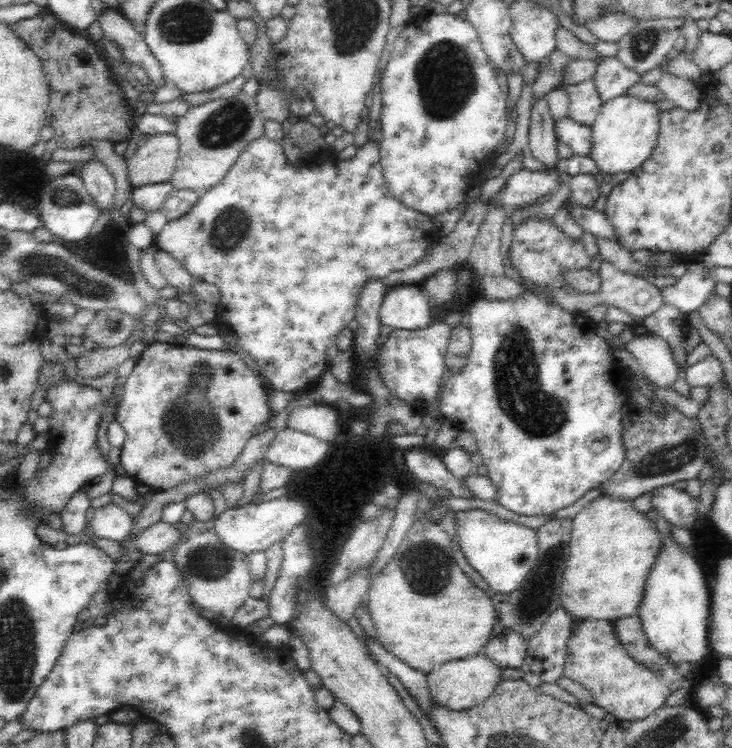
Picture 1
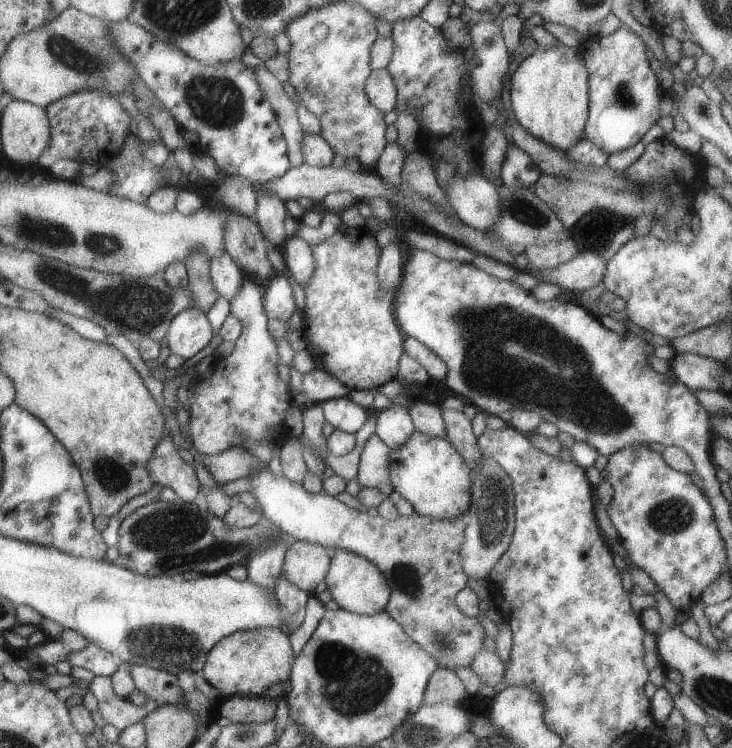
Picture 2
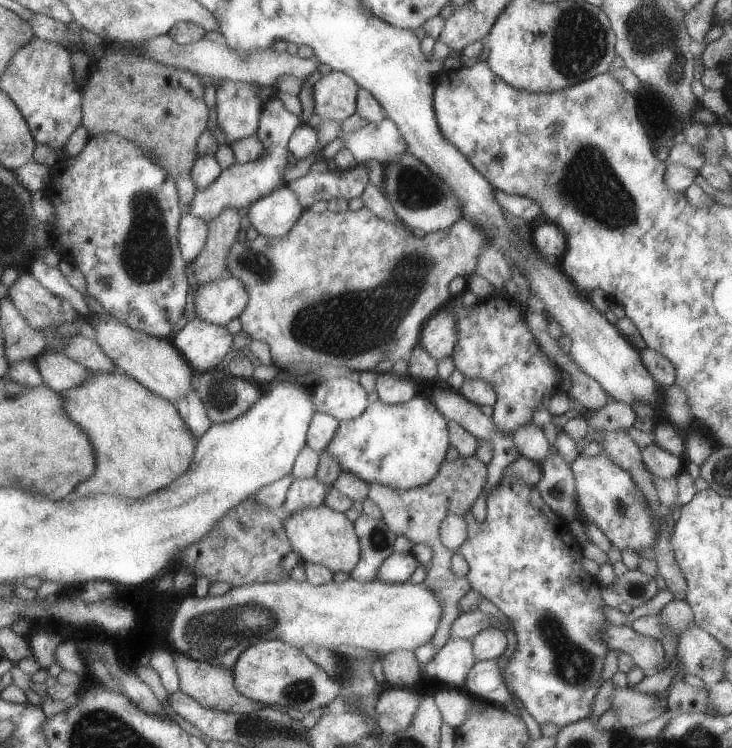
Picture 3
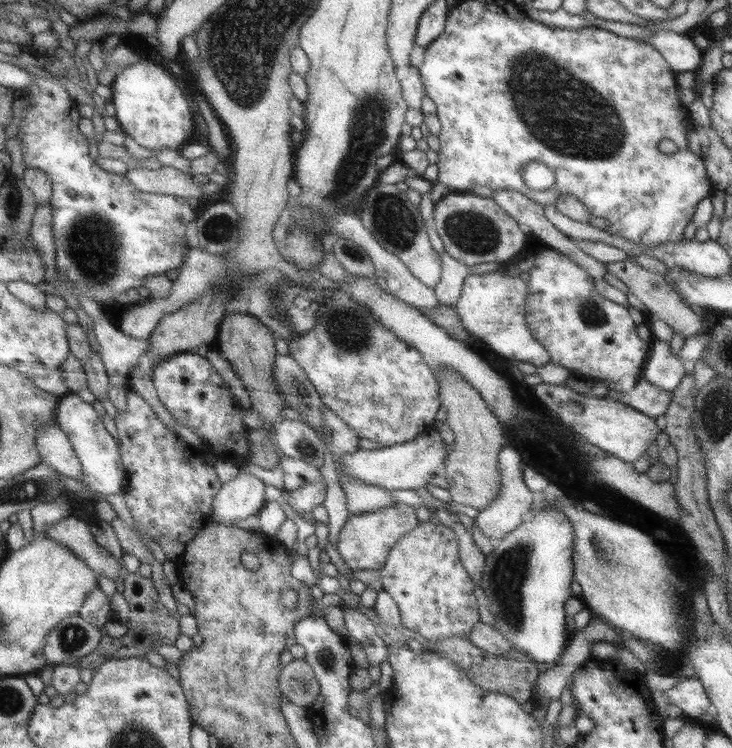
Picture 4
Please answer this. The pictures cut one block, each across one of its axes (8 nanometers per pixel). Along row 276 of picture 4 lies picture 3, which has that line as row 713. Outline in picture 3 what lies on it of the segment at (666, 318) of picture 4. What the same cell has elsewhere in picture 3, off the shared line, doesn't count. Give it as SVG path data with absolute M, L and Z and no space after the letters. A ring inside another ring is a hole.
M616 687L611 708L615 712L617 726L628 730L650 722L668 710L655 694L642 694L632 687Z

